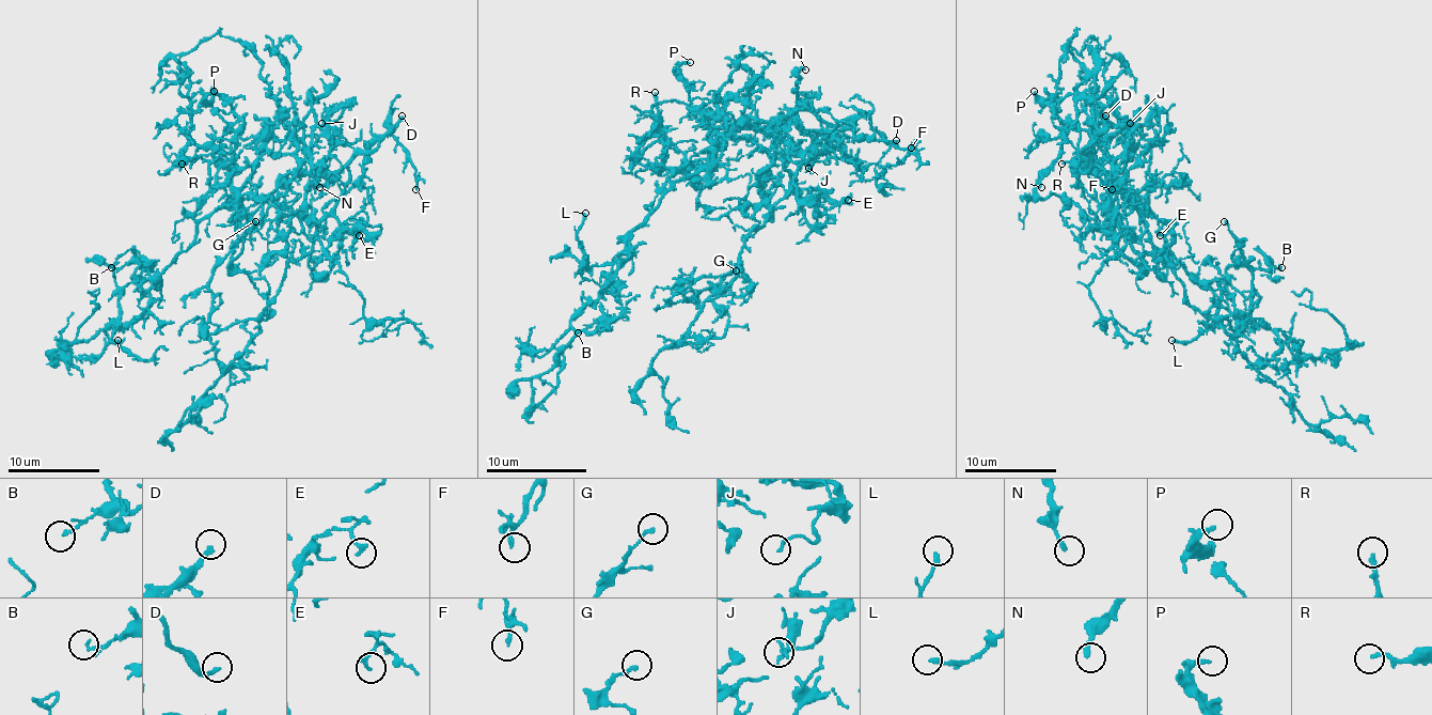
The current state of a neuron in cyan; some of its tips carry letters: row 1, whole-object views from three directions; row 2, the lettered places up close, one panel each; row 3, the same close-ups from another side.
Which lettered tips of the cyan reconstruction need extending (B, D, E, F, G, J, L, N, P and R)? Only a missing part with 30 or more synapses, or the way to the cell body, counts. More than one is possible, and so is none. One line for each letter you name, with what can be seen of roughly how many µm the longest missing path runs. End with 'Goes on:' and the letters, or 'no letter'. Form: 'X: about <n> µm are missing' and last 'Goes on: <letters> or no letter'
D: about 80 µm are missing
Goes on: D

